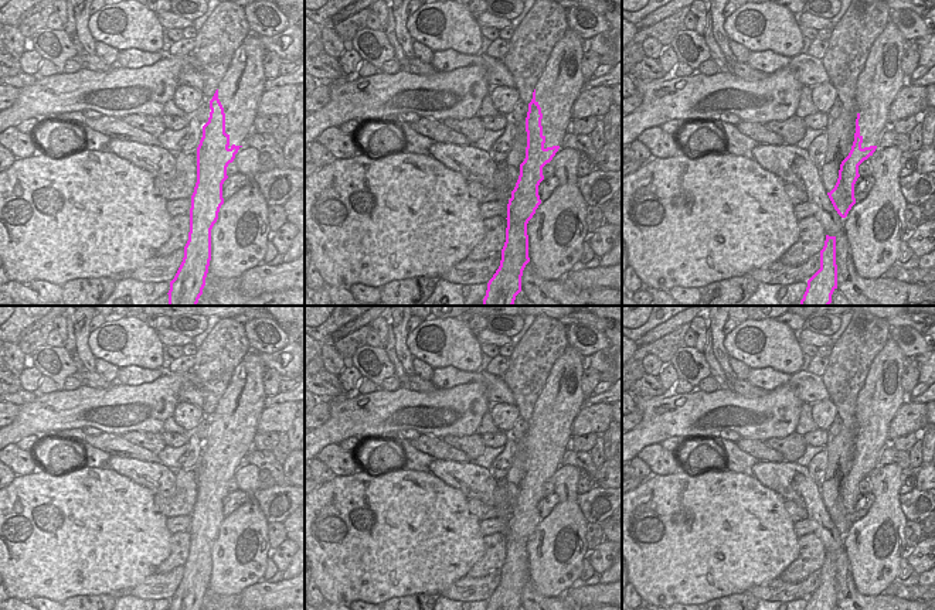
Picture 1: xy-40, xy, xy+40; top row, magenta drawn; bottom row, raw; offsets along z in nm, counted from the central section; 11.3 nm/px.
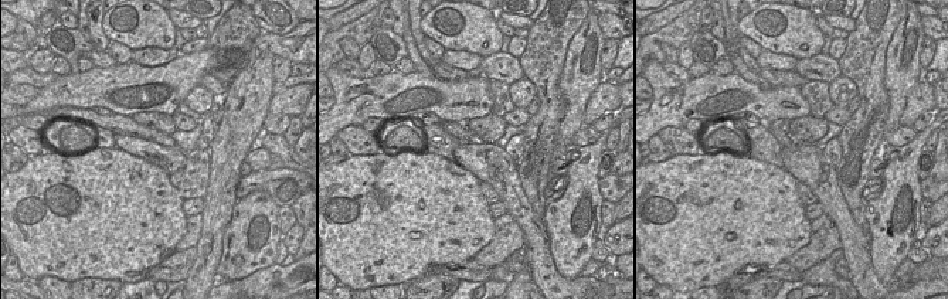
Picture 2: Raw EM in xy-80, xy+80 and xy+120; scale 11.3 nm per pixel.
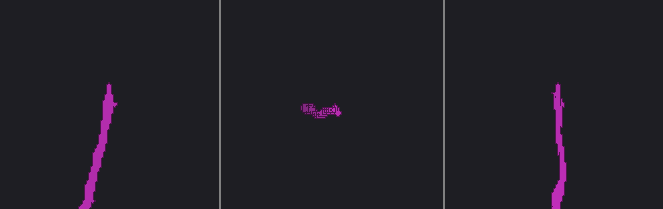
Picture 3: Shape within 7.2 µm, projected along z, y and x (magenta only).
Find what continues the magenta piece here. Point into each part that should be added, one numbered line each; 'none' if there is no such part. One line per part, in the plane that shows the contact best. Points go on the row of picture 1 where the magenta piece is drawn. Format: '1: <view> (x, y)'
none

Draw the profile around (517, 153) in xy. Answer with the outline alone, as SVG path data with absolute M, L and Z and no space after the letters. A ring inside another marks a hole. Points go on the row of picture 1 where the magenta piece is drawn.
M524 119L523 122L517 123L517 132L514 136L513 147L506 159L510 191L514 190L516 183L518 180L520 164L526 159L526 147L527 147L527 132Z

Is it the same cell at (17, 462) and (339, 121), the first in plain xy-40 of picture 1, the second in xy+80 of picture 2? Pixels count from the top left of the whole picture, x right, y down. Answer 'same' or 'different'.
different

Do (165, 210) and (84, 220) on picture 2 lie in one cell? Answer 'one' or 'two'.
one

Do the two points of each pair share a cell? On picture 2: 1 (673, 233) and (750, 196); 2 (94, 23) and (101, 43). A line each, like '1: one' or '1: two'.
1: one
2: one

